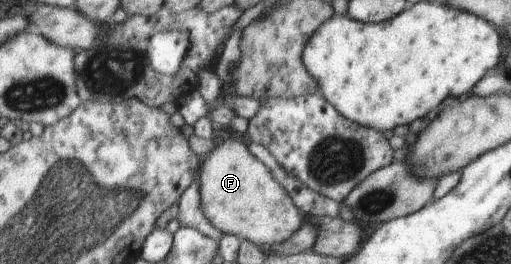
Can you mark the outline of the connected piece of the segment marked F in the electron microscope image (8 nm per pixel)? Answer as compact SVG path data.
M230 139L220 143L202 161L198 179L204 215L224 234L234 235L256 246L272 246L291 239L305 221L305 215L294 204L288 191L242 141Z

